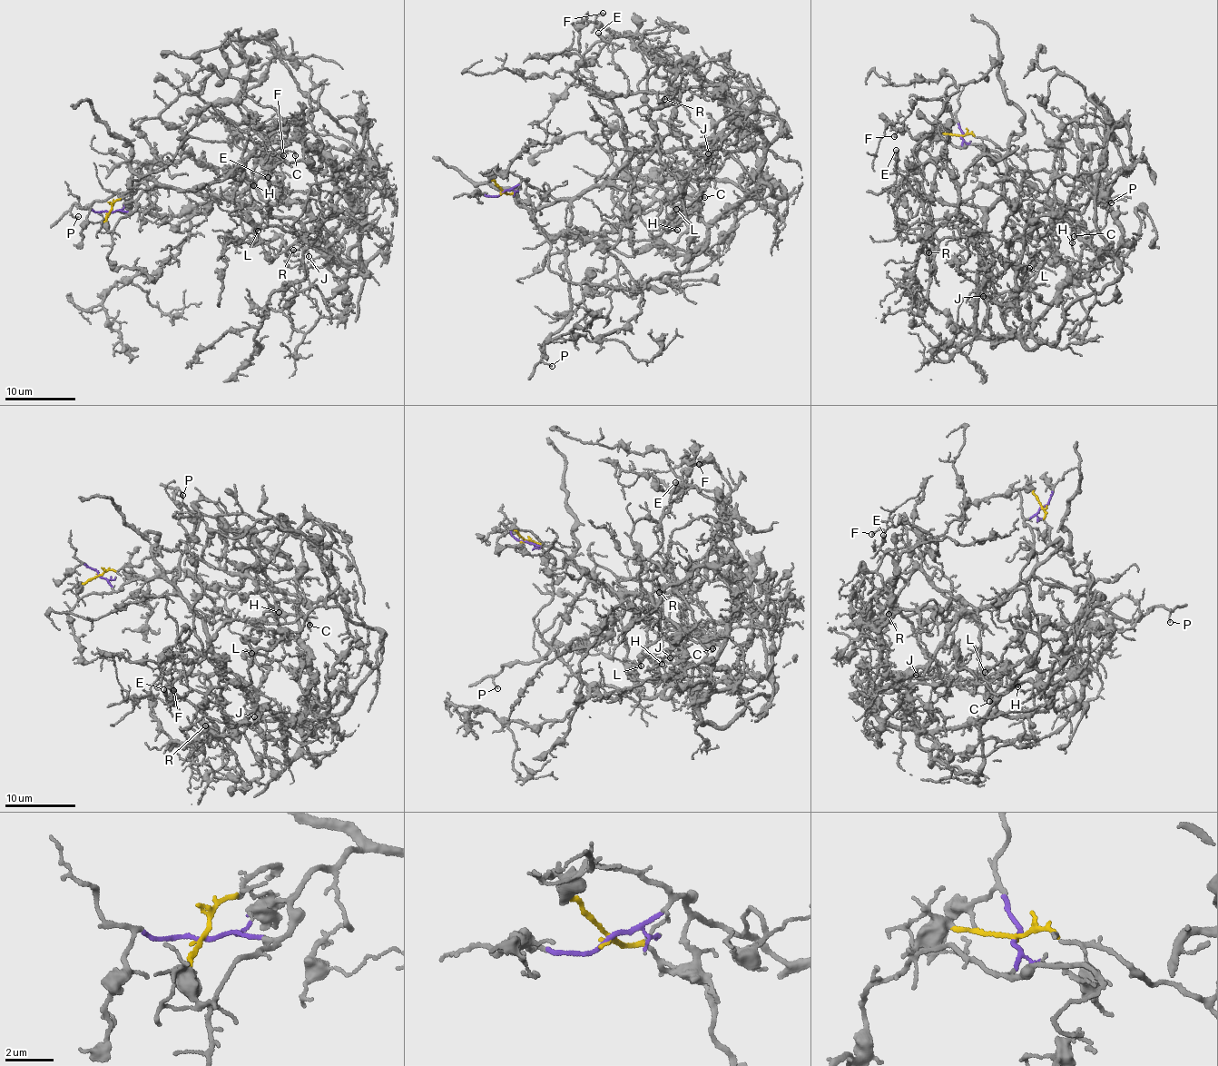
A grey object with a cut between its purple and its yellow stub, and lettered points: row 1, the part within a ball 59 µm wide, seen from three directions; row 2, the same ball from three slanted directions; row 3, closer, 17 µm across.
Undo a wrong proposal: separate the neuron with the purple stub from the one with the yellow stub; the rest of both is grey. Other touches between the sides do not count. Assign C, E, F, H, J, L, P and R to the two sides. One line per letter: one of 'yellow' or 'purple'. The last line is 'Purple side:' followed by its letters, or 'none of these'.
C: yellow
E: purple
F: purple
H: yellow
J: purple
L: purple
P: purple
R: purple
Purple side: E, F, J, L, P, R

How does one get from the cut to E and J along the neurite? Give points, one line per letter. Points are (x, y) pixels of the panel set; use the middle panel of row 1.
E: (502, 192), (524, 180), (570, 198), (604, 184), (628, 159), (612, 99), (629, 84), (598, 34)
J: (502, 192), (524, 180), (570, 198), (608, 183), (634, 155), (681, 147), (699, 149), (697, 160), (708, 153)

